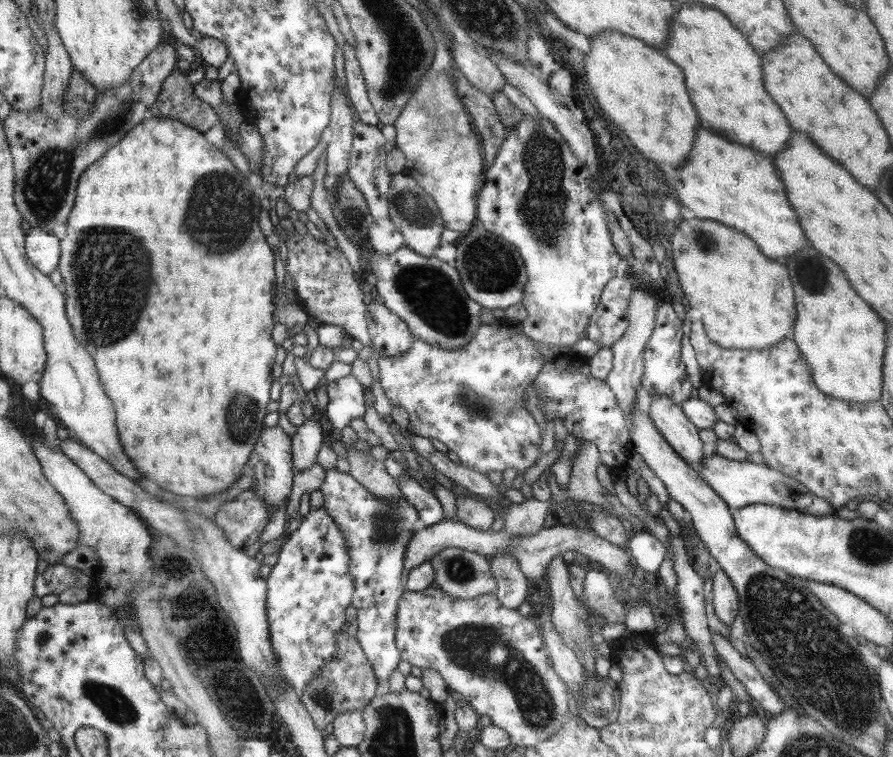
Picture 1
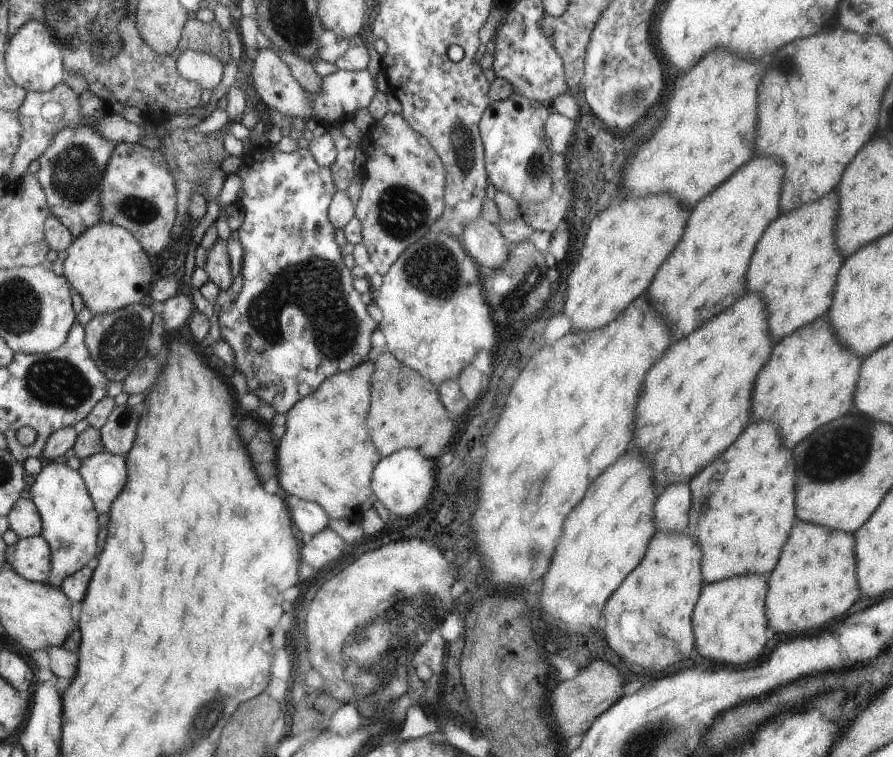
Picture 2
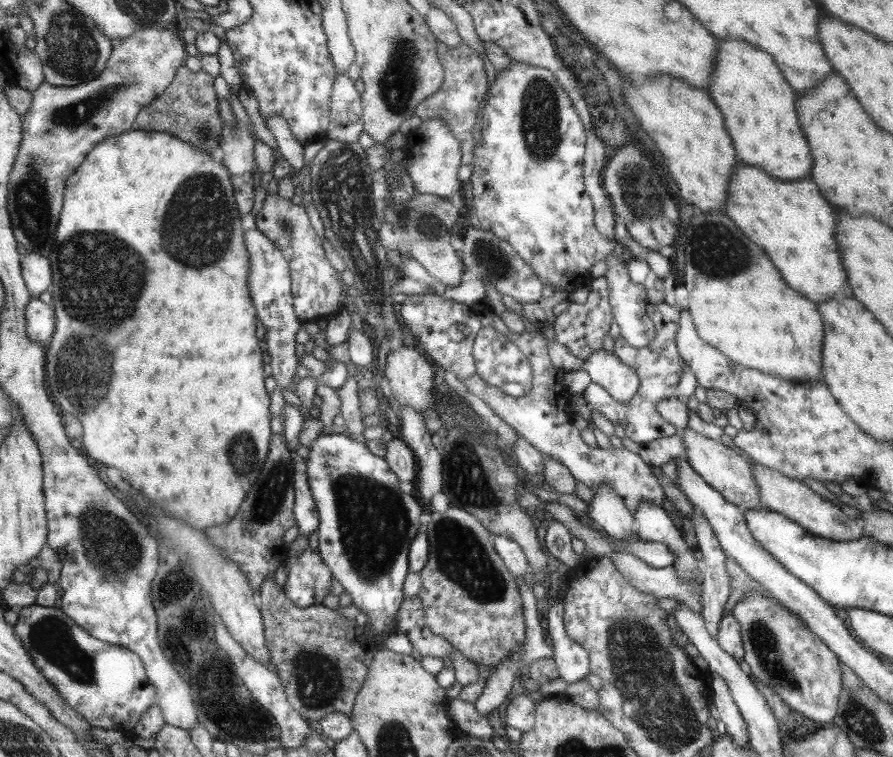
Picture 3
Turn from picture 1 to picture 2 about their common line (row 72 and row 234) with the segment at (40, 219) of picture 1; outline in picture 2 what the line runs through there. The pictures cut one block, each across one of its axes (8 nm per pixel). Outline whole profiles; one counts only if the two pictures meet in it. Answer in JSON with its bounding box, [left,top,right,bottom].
[102,143,177,257]

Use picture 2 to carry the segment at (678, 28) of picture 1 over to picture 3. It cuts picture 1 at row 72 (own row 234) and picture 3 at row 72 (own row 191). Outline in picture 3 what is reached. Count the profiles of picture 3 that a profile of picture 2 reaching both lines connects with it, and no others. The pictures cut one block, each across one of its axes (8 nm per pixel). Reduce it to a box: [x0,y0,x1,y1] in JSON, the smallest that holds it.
[706,38,813,180]

